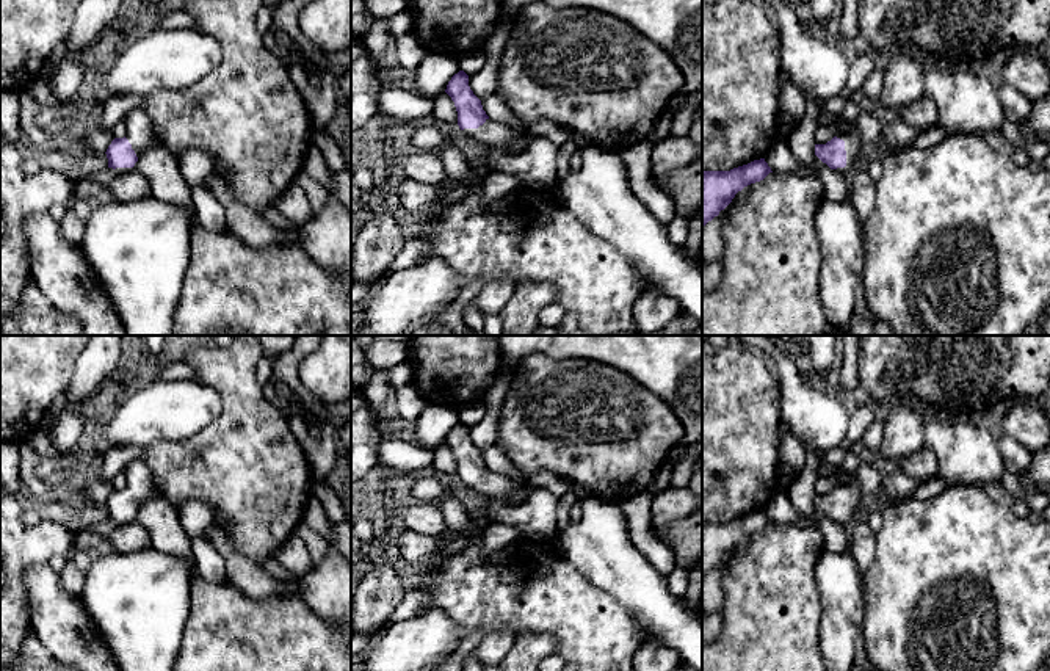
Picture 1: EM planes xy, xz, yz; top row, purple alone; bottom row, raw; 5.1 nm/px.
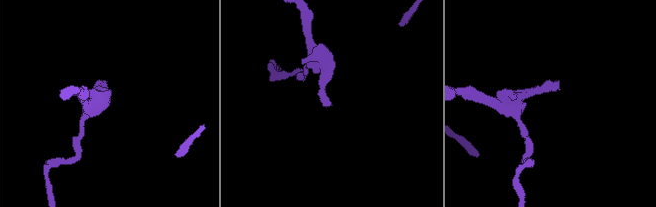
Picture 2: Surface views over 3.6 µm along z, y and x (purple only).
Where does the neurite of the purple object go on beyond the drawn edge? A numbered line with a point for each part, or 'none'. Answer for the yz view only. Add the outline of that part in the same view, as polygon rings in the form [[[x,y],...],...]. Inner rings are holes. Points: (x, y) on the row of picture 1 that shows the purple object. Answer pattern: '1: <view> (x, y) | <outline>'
1: yz (847, 134) | [[[834,116],[827,122],[840,129],[837,138],[845,141],[846,166],[835,169],[837,172],[845,172],[859,158],[862,140],[854,133],[853,122]]]

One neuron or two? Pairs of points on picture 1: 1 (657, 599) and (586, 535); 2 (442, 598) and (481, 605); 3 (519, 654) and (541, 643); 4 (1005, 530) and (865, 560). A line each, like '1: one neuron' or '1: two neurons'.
1: one neuron
2: one neuron
3: one neuron
4: two neurons

